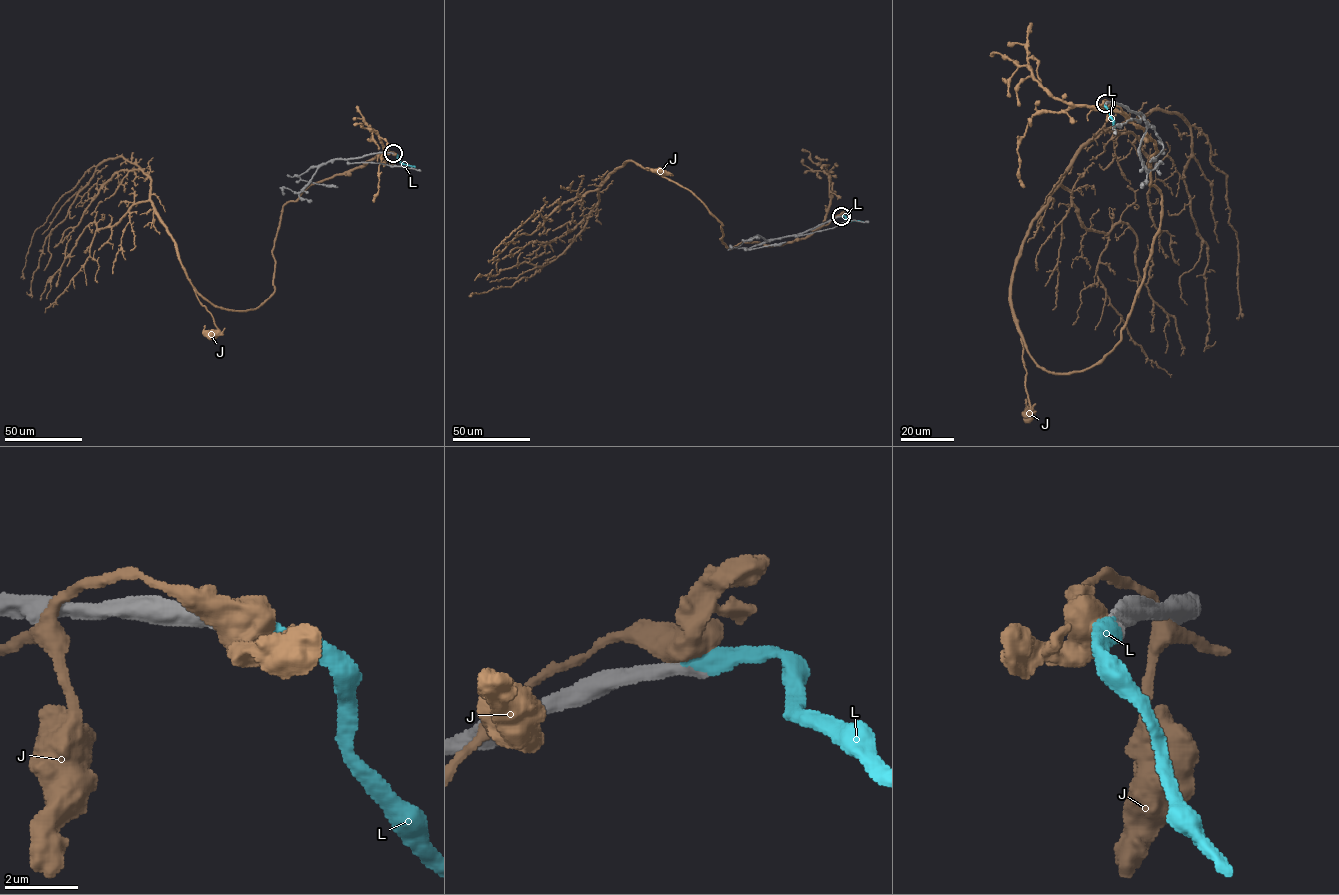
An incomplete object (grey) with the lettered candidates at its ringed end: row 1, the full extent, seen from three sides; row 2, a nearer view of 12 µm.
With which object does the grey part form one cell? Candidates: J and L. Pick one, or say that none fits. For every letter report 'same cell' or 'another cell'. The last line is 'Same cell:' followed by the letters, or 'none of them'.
J: another cell
L: same cell
Same cell: L

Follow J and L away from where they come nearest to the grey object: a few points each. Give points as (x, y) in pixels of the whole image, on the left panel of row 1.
J: (392, 153), (311, 184), (283, 206), (274, 292), (259, 307), (228, 310), (195, 291), (213, 334)
L: (393, 153), (402, 163), (415, 167)

